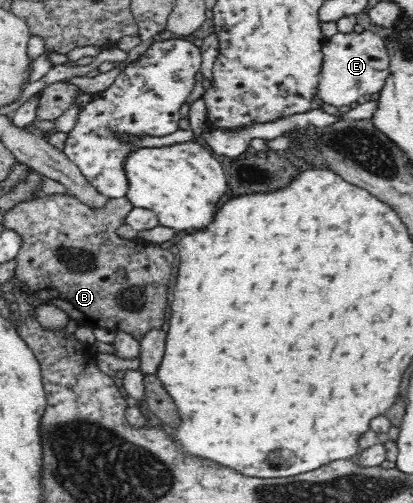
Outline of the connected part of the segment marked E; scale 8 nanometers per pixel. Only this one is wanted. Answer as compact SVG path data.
M339 31L320 41L323 54L317 95L323 103L337 109L348 109L357 105L366 95L380 92L390 74L390 55L384 41L370 31L362 33L340 33Z

